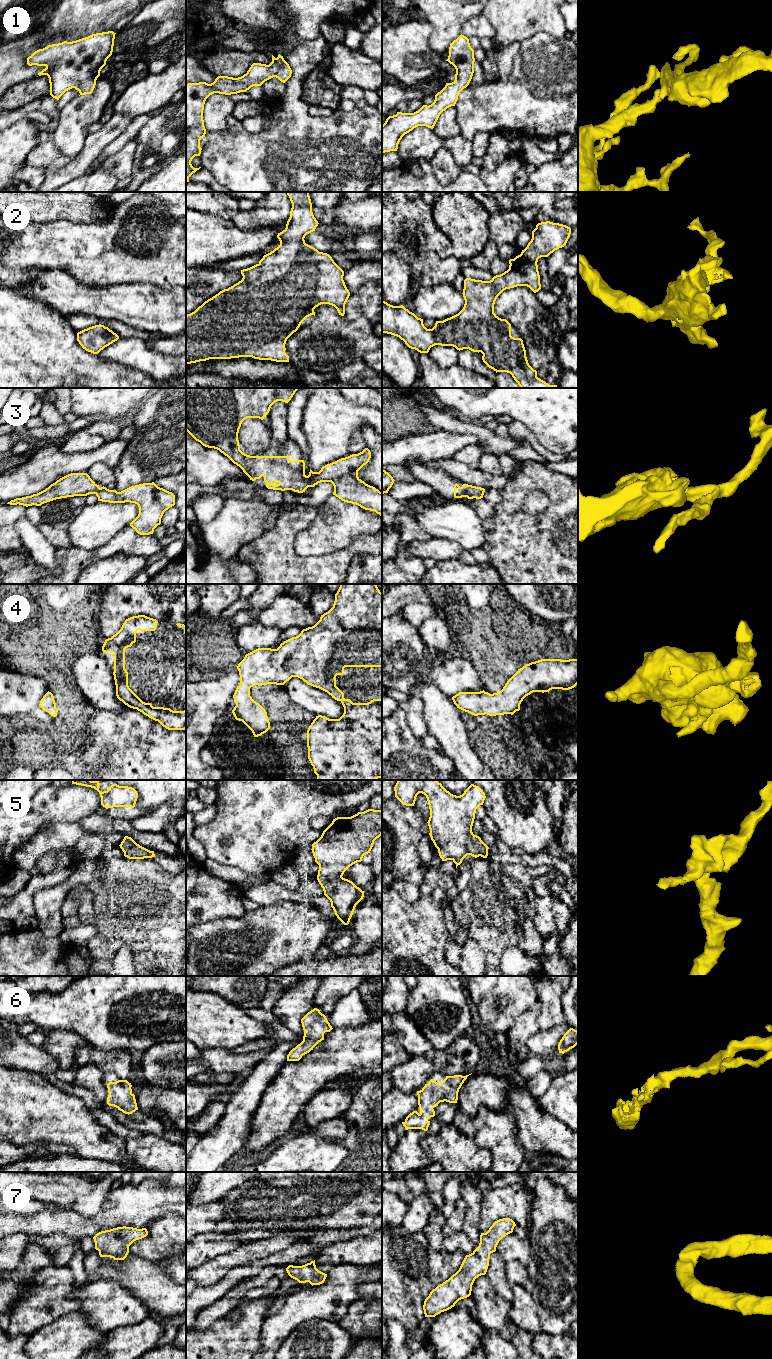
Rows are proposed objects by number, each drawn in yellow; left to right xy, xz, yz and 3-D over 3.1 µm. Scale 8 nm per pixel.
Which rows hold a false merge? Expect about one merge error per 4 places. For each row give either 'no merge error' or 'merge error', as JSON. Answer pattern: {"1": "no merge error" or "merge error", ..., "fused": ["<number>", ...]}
{"1": "no merge error", "2": "no merge error", "3": "no merge error", "4": "no merge error", "5": "no merge error", "6": "no merge error", "7": "no merge error", "fused": []}

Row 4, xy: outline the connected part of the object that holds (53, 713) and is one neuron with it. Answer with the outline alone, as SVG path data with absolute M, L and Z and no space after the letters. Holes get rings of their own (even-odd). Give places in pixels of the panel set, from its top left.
M47 692L40 701L39 706L51 716L56 717L58 709L56 708L56 703L54 696L51 692Z

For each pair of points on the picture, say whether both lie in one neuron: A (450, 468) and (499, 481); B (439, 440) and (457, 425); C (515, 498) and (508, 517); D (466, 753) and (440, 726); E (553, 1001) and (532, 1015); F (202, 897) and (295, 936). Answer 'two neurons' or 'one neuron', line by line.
A: one neuron
B: two neurons
C: one neuron
D: one neuron
E: two neurons
F: two neurons

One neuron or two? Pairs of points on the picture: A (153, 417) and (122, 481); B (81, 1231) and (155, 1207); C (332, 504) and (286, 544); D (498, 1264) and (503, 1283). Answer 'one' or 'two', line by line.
A: one
B: one
C: two
D: one

